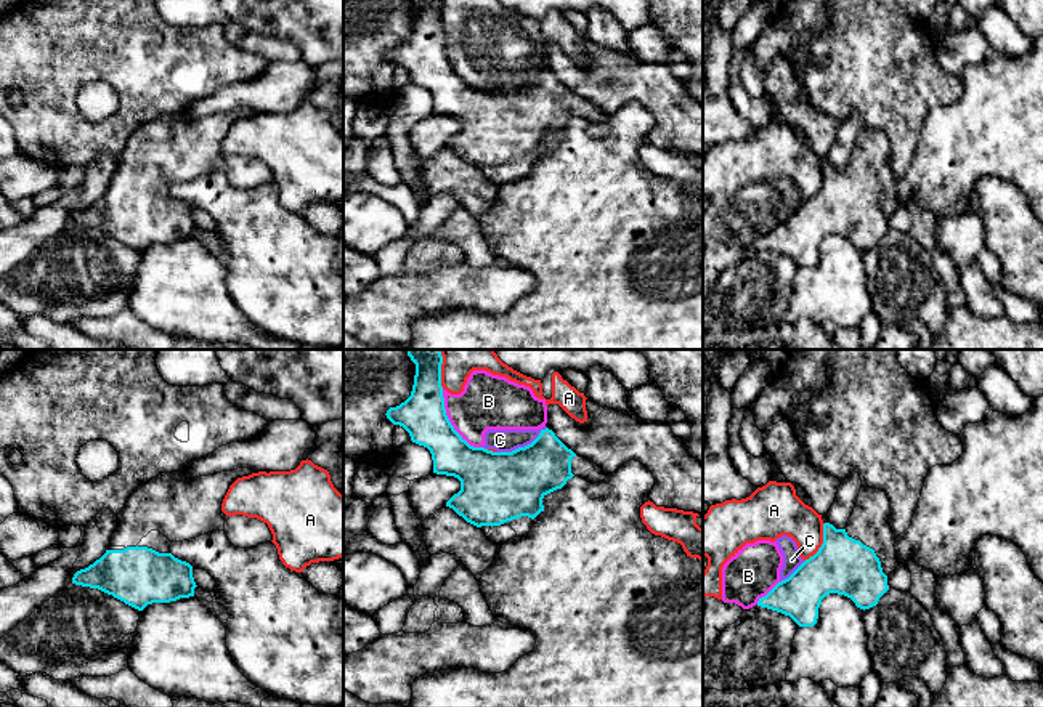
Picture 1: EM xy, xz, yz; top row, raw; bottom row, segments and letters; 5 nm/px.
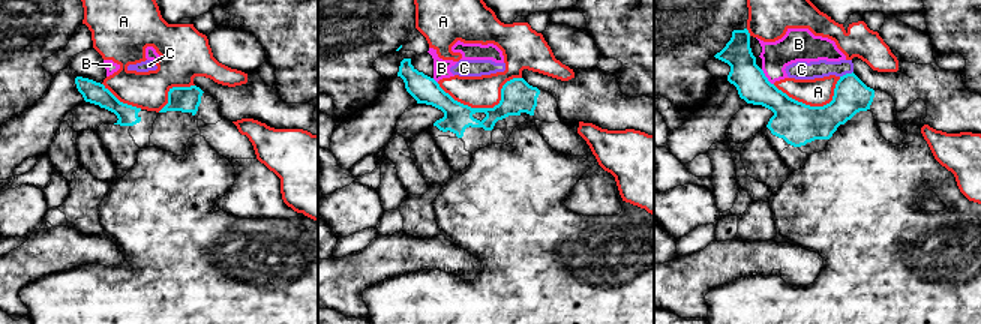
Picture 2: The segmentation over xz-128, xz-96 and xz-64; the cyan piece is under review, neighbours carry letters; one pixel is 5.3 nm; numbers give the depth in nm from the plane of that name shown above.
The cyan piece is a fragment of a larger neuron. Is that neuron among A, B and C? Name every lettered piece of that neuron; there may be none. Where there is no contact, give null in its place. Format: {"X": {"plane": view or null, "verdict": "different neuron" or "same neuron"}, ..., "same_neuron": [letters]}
{"A": {"plane": "yz", "verdict": "different neuron"}, "B": {"plane": "xz", "verdict": "different neuron"}, "C": {"plane": "xz", "verdict": "different neuron"}, "same_neuron": []}

